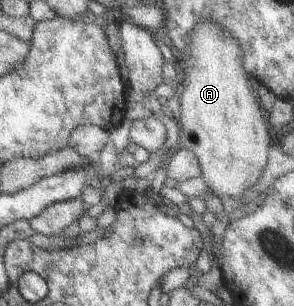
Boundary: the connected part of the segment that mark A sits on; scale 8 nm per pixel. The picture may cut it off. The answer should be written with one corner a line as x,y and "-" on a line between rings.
202,21
189,34
187,54
179,60
183,69
182,86
176,89
179,112
176,124
181,133
180,146
190,149
197,158
207,190
220,200
238,198
247,188
252,188
261,176
268,156
268,148
275,137
269,130
266,113
257,103
254,90
250,87
247,74
241,65
241,54
236,39
221,30
217,23

